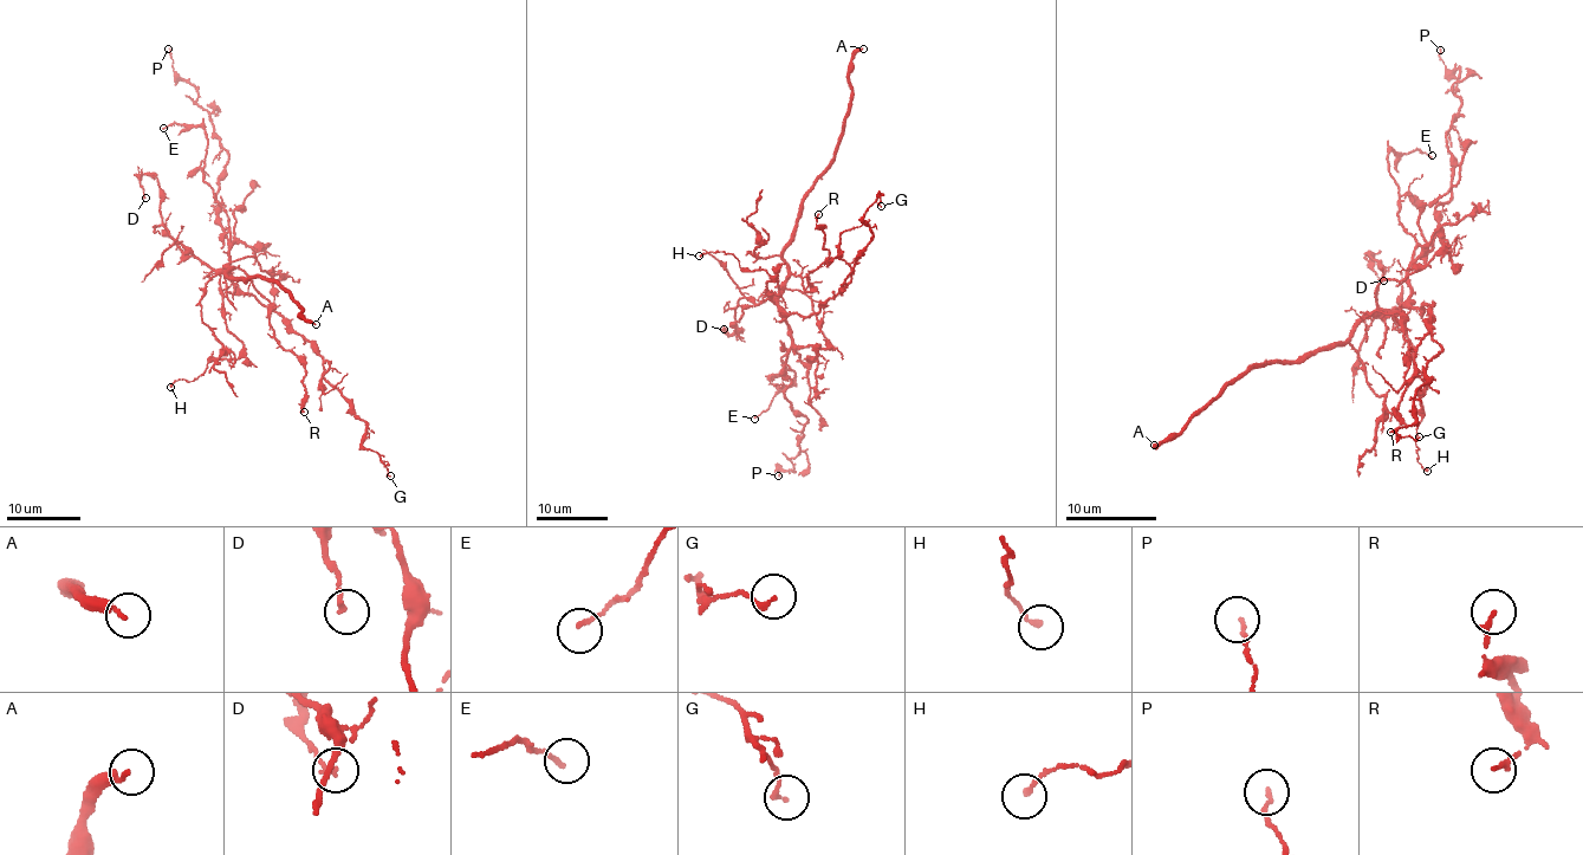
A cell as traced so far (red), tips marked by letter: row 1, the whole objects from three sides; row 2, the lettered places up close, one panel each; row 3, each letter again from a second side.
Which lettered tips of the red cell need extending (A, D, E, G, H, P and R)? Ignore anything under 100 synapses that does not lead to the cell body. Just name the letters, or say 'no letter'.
A

